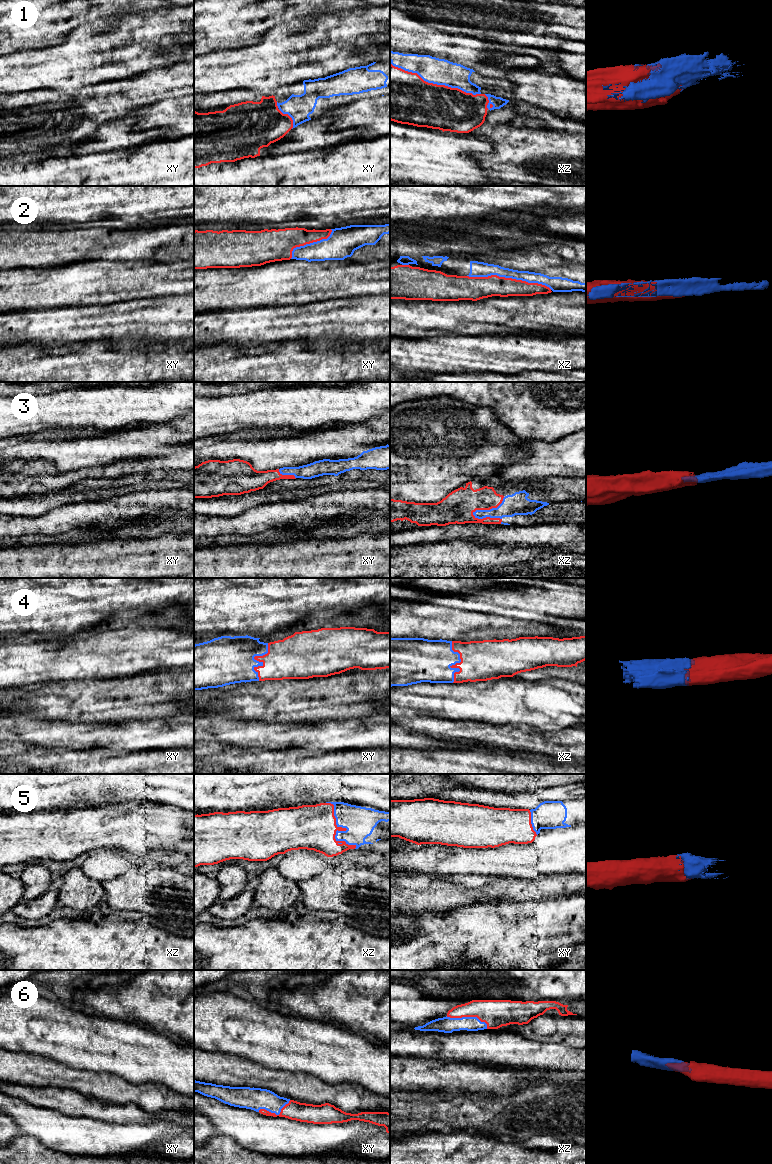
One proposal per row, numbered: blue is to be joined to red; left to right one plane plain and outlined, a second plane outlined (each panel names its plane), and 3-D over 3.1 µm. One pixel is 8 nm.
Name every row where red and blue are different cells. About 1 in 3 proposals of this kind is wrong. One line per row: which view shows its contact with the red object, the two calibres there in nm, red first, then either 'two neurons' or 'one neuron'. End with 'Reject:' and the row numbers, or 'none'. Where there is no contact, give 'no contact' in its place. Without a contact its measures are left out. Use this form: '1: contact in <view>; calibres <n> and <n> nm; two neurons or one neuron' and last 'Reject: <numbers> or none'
1: contact in xz; calibres 400 and 200 nm; one neuron
2: contact in xz; calibres 180 and 130 nm; one neuron
3: contact in xz; calibres 260 and 180 nm; one neuron
4: contact in xz; calibres 320 and 340 nm; one neuron
5: contact in xz; calibres 360 and 240 nm; one neuron
6: contact in xz; calibres 220 and 130 nm; one neuron
Reject: none

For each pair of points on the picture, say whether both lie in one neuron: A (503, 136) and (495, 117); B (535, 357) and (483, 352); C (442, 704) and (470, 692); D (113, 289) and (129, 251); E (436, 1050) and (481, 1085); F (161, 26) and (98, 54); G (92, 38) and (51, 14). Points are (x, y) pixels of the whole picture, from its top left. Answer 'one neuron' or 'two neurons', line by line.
A: one neuron
B: one neuron
C: one neuron
D: two neurons
E: two neurons
F: one neuron
G: two neurons

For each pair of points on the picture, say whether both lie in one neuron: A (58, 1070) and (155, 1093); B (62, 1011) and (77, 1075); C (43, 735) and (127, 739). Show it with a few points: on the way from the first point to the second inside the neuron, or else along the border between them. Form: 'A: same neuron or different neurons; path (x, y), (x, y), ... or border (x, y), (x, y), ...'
A: same neuron; path (82, 1081), (120, 1092), (131, 1093)
B: different neurons; border (54, 1060), (71, 1067), (99, 1072)
C: same neuron; path (64, 735), (106, 735)

